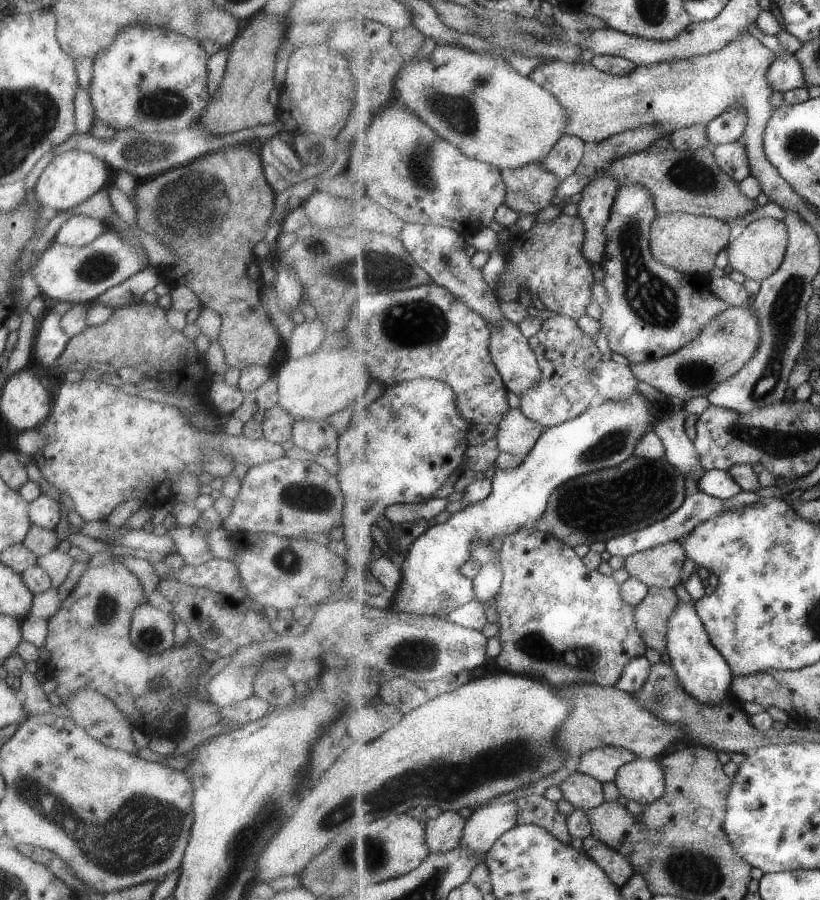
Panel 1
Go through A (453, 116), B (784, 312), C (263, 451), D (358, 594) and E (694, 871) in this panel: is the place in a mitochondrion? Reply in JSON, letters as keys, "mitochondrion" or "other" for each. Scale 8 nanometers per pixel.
{"A":"mitochondrion","B":"mitochondrion","C":"other","D":"other","E":"mitochondrion"}

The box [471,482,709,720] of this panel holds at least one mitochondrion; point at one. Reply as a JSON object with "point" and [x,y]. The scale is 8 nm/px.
{"point":[581,655]}

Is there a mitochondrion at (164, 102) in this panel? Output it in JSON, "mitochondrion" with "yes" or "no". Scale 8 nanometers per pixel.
{"mitochondrion":"yes"}

